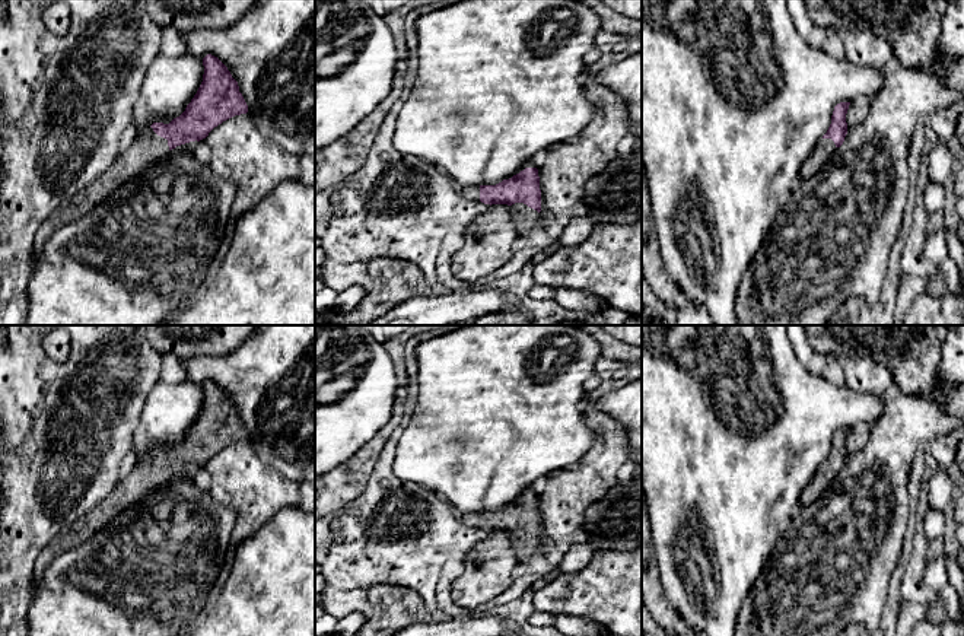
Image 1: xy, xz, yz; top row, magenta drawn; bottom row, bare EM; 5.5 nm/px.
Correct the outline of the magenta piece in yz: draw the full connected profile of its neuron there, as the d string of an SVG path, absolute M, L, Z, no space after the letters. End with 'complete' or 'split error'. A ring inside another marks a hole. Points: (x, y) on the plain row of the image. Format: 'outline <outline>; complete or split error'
outline M840 429L834 433L831 451L827 459L815 473L815 477L805 487L801 500L815 500L839 477L847 461L846 441L850 429Z; split error

